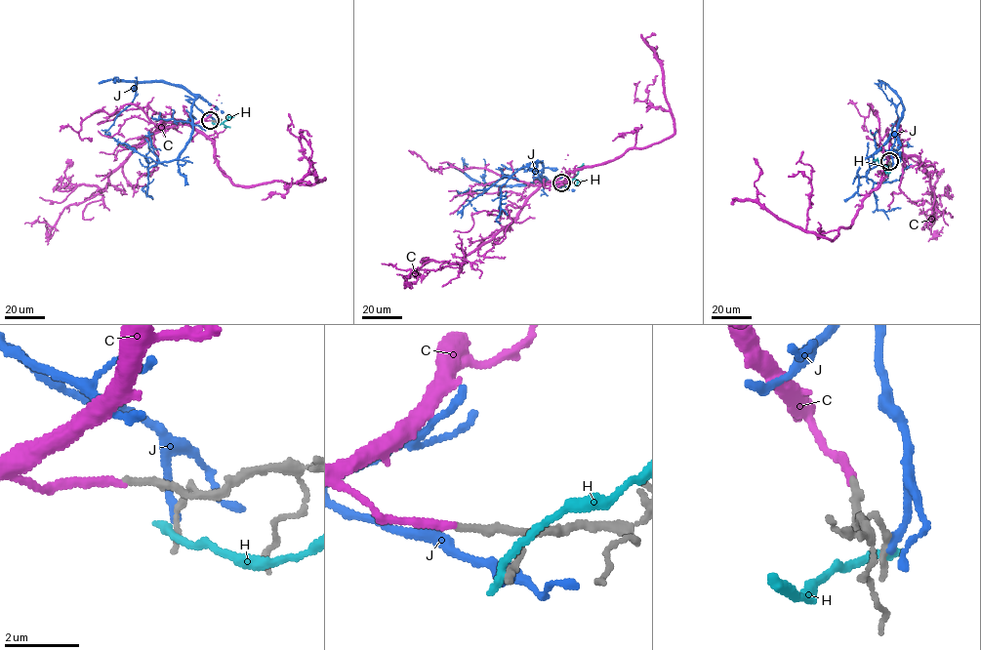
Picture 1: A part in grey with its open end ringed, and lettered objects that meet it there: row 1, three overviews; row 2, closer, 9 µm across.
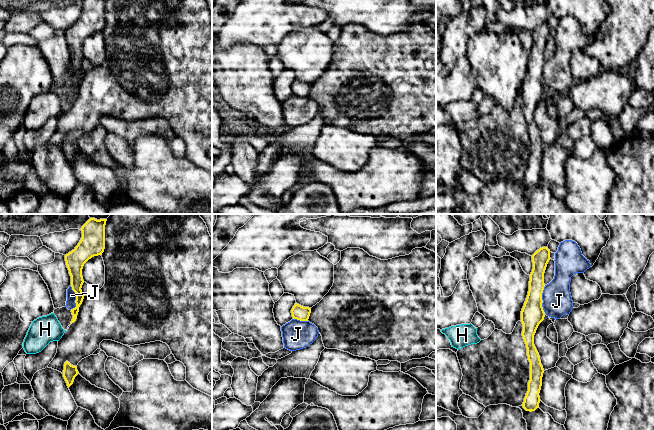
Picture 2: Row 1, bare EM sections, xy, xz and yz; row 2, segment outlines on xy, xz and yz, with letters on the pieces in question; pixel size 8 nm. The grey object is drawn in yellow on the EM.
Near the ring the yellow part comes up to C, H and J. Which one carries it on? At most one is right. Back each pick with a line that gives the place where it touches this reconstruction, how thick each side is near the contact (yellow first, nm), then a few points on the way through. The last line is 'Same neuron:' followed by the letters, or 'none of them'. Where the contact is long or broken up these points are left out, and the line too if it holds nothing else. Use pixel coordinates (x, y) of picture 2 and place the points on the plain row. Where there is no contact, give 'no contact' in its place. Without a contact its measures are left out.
C: no contact
Same neuron: C

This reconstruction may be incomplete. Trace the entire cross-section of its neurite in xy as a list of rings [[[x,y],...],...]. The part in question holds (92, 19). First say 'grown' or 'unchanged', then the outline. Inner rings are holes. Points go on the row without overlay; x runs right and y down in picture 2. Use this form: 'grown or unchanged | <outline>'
unchanged | [[[84,0],[81,4],[82,14],[74,26],[65,31],[65,37],[69,50],[71,52],[71,63],[72,66],[76,69],[76,83],[71,85],[73,95],[71,100],[74,99],[77,95],[79,88],[79,83],[83,78],[84,70],[82,69],[82,61],[84,59],[82,52],[82,45],[84,40],[94,32],[102,31],[105,25],[105,1],[106,0]]]

